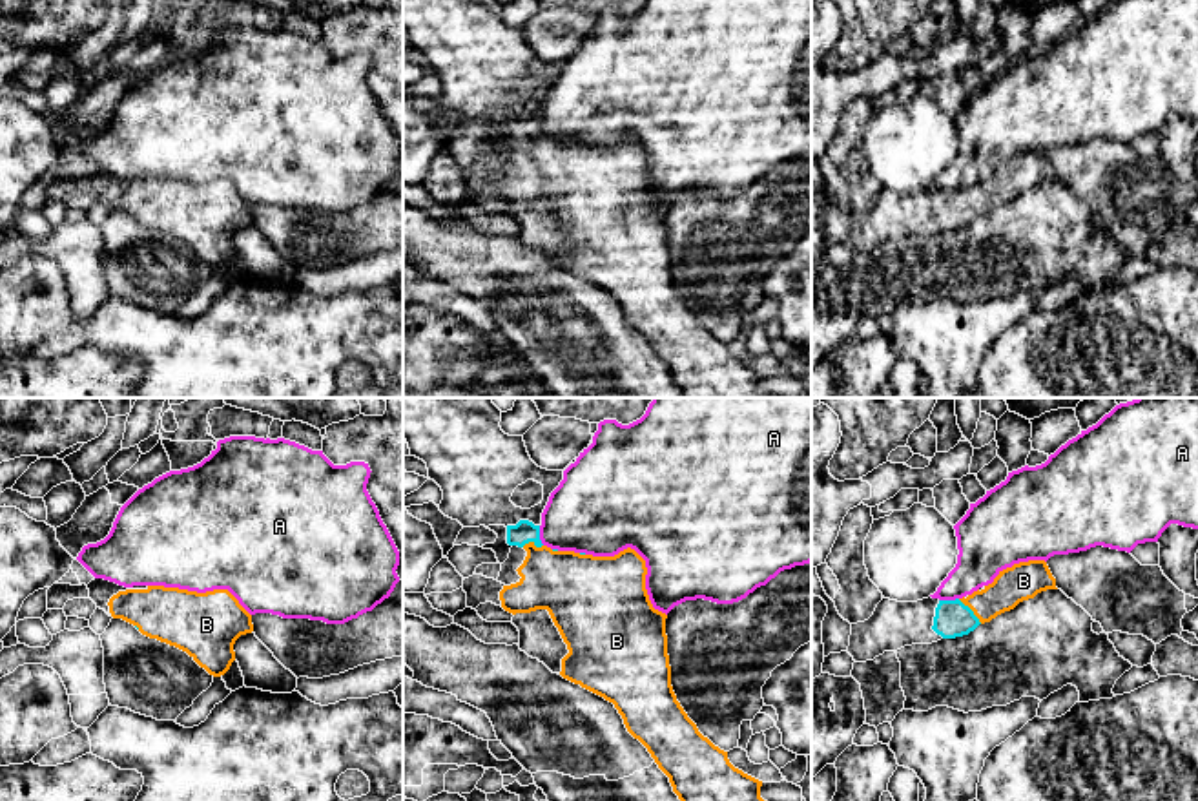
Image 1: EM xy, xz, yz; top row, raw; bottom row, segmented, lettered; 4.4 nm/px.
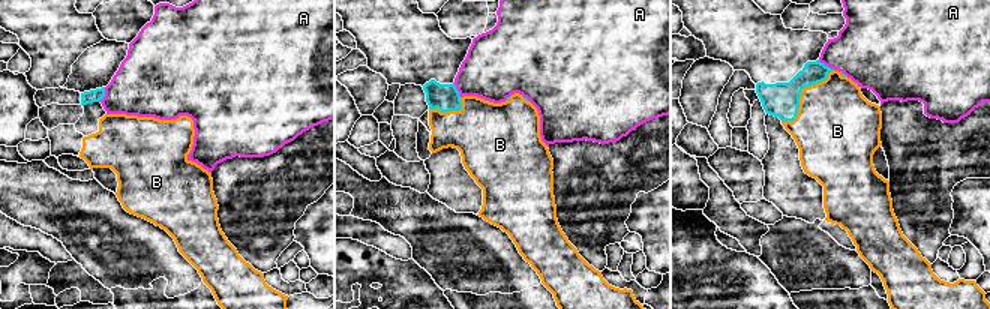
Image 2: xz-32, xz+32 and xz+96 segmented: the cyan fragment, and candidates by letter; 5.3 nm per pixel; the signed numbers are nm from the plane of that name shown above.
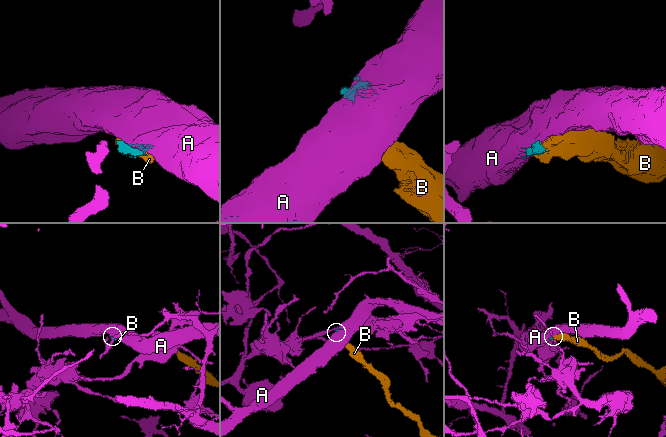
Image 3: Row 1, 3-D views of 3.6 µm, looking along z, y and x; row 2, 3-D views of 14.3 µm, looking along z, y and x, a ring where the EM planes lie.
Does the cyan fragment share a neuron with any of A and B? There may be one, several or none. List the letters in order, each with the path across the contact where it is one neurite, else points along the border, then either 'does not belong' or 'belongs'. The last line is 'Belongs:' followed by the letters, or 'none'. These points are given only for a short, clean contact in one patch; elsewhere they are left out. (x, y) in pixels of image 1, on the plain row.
A: does not belong
B: belongs
Belongs: B

